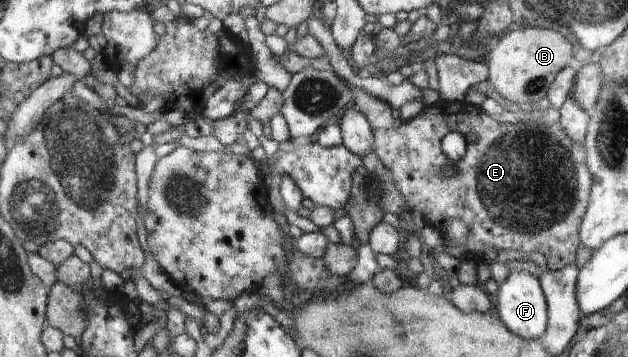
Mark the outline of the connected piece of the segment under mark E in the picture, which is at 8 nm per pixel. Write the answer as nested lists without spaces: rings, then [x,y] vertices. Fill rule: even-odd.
[[[340,76],[341,82],[345,84],[346,87],[349,87],[350,91],[353,91],[353,98],[356,99],[354,105],[356,110],[361,114],[366,116],[366,119],[371,125],[371,130],[373,133],[373,152],[379,157],[379,160],[383,163],[383,166],[391,173],[393,177],[393,182],[395,188],[400,192],[402,199],[405,201],[406,207],[408,210],[417,210],[422,214],[422,218],[426,222],[426,225],[433,226],[435,229],[438,229],[441,233],[442,238],[447,238],[452,246],[457,245],[468,255],[479,255],[472,258],[476,261],[476,266],[480,260],[484,260],[481,255],[488,253],[489,250],[494,251],[512,251],[512,250],[522,250],[522,252],[539,252],[543,254],[548,263],[549,272],[554,272],[561,270],[575,262],[576,254],[578,250],[578,245],[581,243],[579,238],[579,227],[585,214],[585,209],[587,208],[587,201],[589,200],[589,191],[592,185],[591,179],[592,176],[589,174],[589,170],[586,164],[586,150],[582,145],[578,145],[570,138],[568,135],[562,131],[562,128],[558,123],[553,126],[544,126],[534,122],[519,122],[517,124],[508,124],[494,122],[494,118],[490,118],[488,114],[483,112],[480,107],[476,107],[466,104],[464,101],[455,101],[448,103],[447,101],[439,101],[437,104],[432,106],[424,106],[422,112],[412,118],[410,121],[402,121],[402,124],[398,126],[393,126],[393,121],[395,119],[395,111],[389,106],[386,101],[382,101],[380,98],[371,96],[369,93],[366,93],[360,88],[350,85],[347,81],[344,81]],[[448,132],[458,132],[462,134],[465,138],[473,134],[476,137],[474,142],[468,142],[466,146],[466,154],[462,159],[458,161],[446,162],[448,166],[453,167],[454,175],[453,176],[444,176],[442,170],[444,169],[444,152],[442,151],[442,140],[446,137]]]

